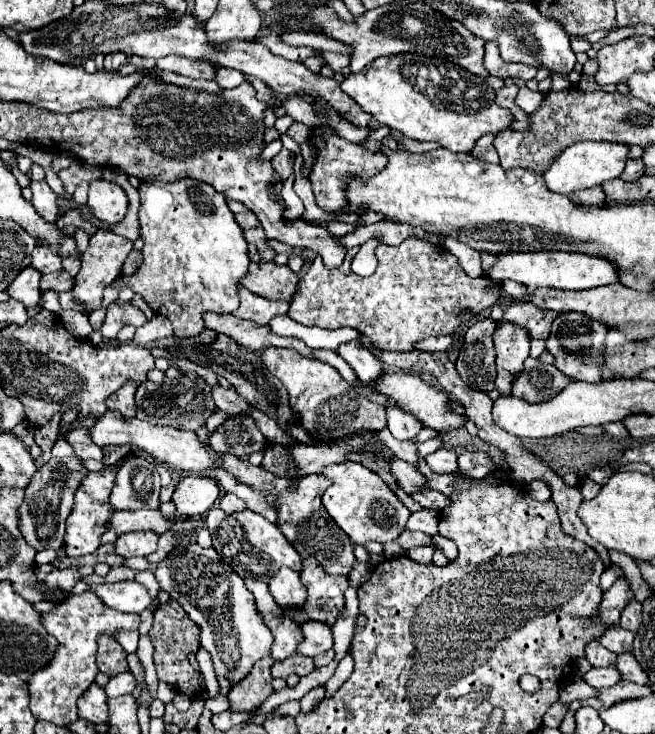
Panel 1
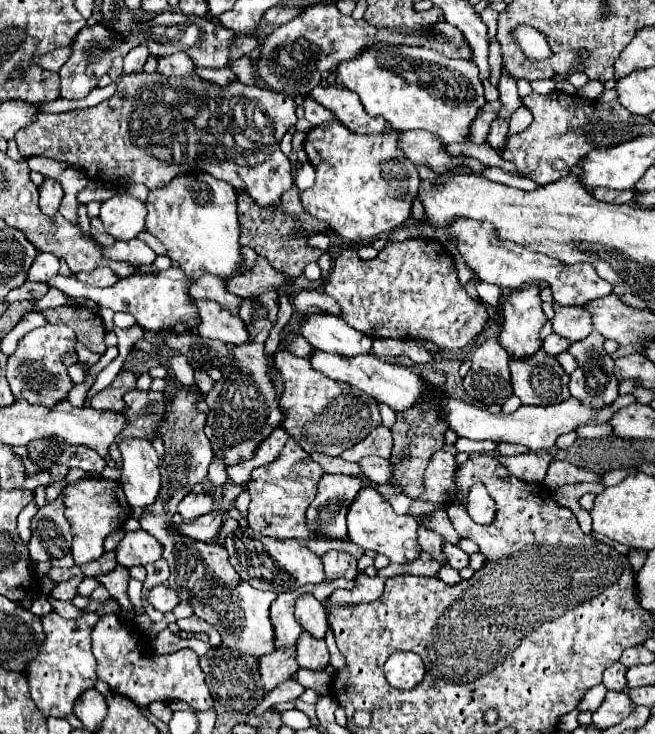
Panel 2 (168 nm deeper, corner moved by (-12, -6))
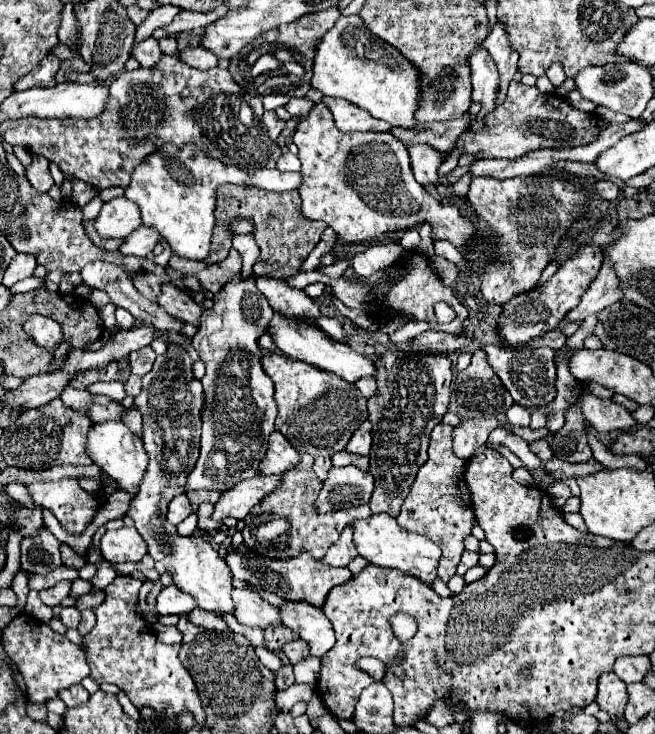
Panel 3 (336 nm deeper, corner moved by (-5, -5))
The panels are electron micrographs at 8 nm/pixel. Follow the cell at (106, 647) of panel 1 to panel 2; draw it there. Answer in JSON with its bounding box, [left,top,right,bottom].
[92,613,212,711]

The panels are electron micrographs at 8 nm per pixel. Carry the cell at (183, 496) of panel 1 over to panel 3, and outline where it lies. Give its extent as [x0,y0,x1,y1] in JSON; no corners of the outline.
[167,494,193,524]

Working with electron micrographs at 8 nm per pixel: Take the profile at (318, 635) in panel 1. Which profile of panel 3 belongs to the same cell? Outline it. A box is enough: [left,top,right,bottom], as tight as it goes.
[283,638,309,664]

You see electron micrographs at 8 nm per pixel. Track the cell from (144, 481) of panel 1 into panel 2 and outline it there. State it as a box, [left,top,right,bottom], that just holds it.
[118,437,160,507]

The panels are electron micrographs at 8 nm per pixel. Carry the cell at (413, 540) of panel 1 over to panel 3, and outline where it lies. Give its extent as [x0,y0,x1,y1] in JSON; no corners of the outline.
[457,552,479,576]

